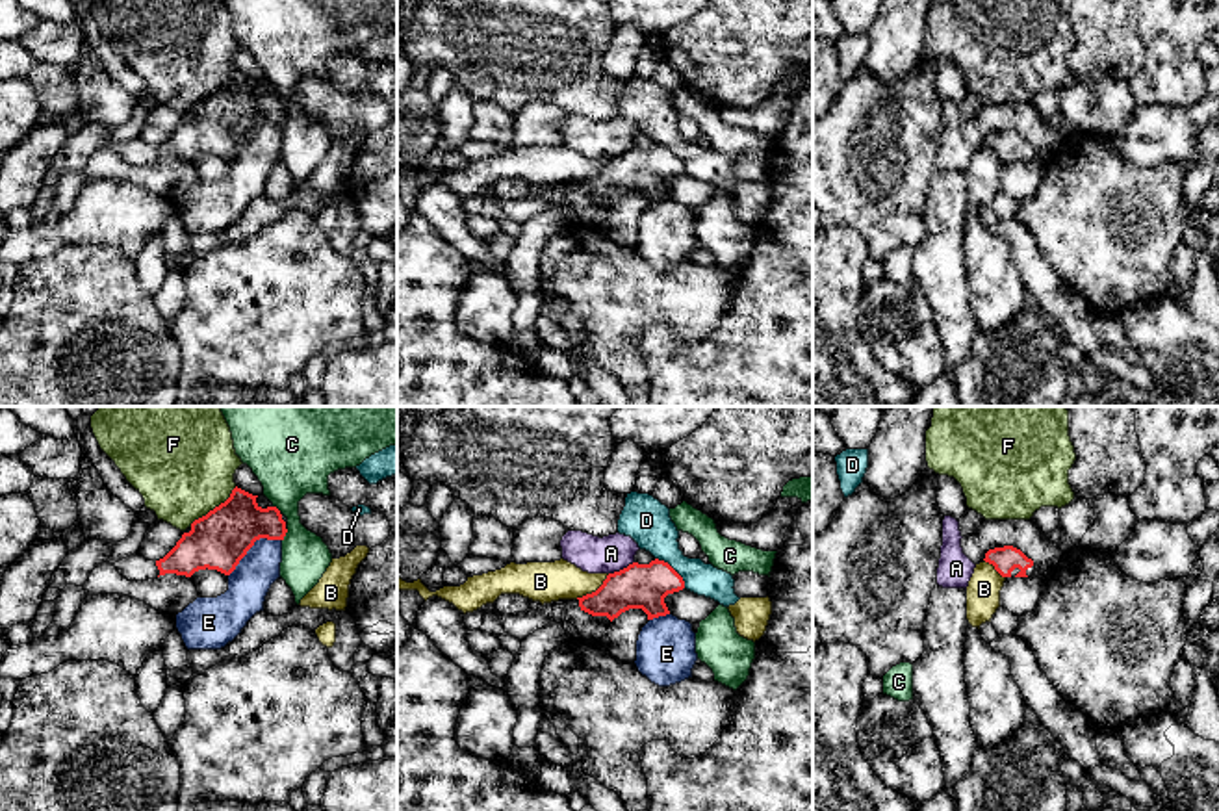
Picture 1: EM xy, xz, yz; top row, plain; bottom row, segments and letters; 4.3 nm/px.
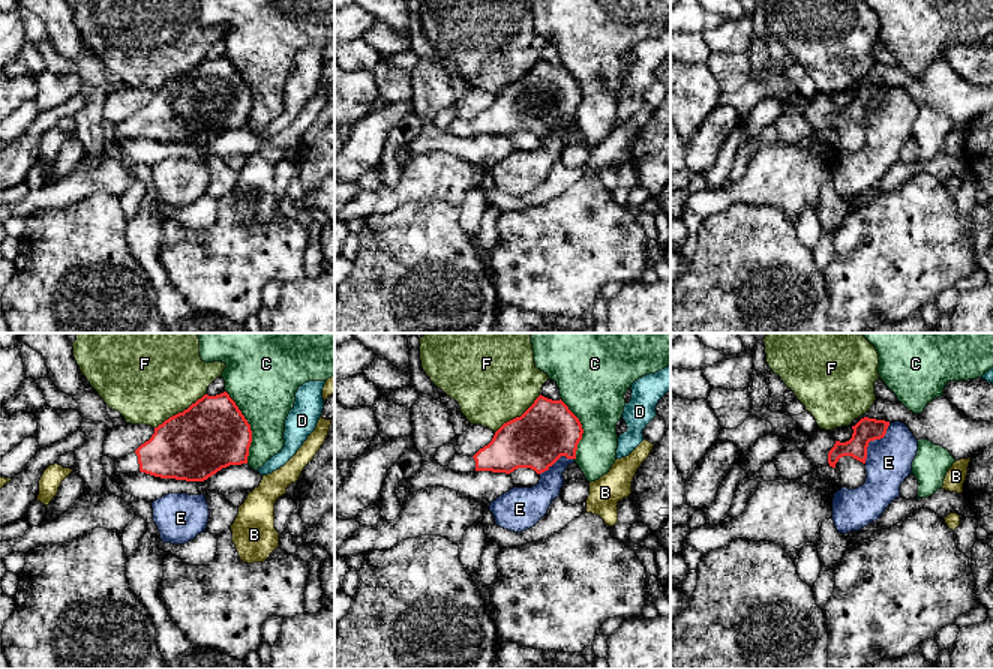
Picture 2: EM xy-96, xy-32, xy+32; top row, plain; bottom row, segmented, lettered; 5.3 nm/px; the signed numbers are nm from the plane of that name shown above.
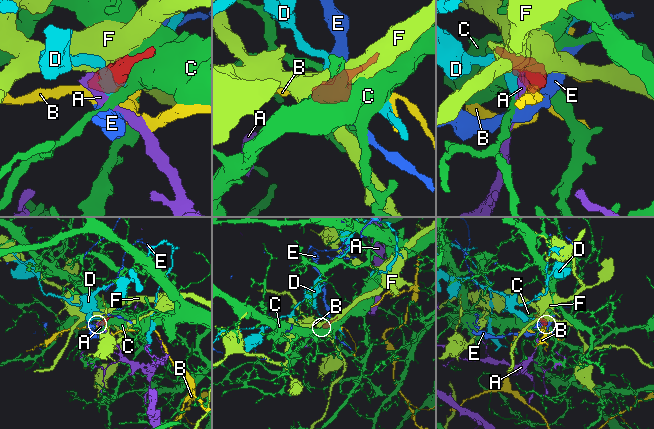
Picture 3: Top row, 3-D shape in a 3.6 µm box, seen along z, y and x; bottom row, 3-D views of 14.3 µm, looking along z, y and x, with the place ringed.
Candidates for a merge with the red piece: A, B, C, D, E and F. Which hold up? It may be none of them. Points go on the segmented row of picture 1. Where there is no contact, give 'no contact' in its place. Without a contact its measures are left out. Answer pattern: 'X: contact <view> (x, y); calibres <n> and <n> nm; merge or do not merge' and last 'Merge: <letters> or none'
A: contact xz (620, 570); calibres 190 and 160 nm; do not merge
B: contact xz (592, 592); calibres 190 and 180 nm; do not merge
C: contact xy (284, 535); calibres 240 and 220 nm; do not merge
D: contact xz (674, 570); calibres 190 and 200 nm; do not merge
E: contact xy (253, 544); calibres 260 and 180 nm; do not merge
F: contact xy (216, 507); calibres 260 and 460 nm; do not merge
Merge: none

